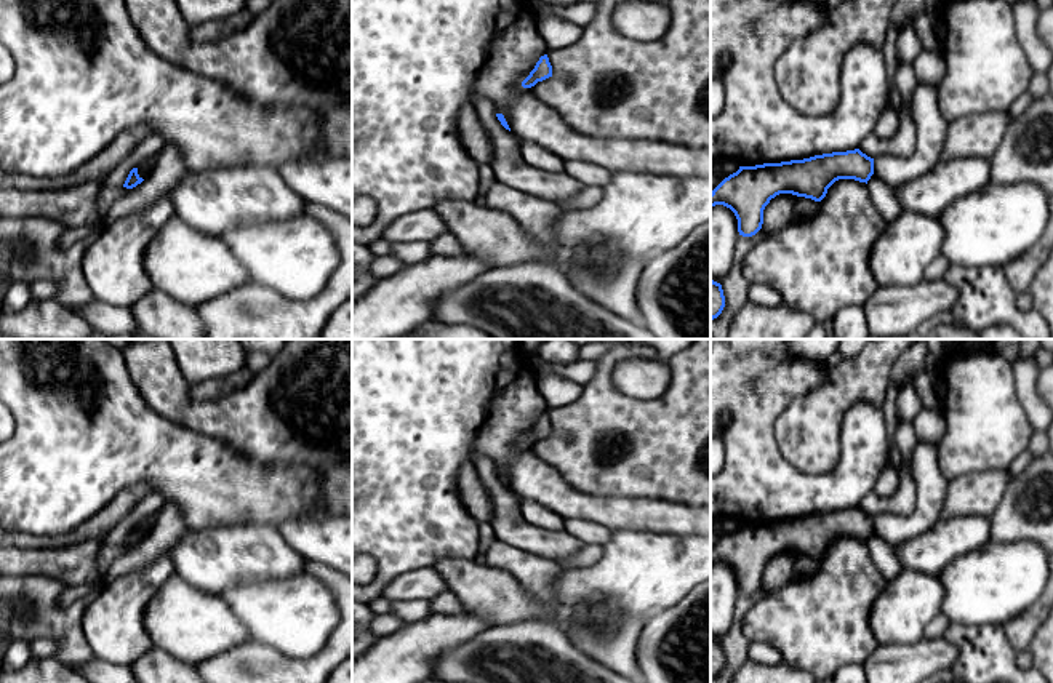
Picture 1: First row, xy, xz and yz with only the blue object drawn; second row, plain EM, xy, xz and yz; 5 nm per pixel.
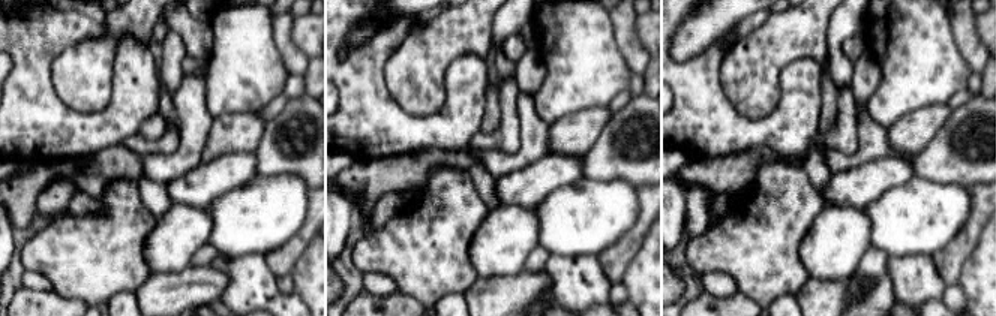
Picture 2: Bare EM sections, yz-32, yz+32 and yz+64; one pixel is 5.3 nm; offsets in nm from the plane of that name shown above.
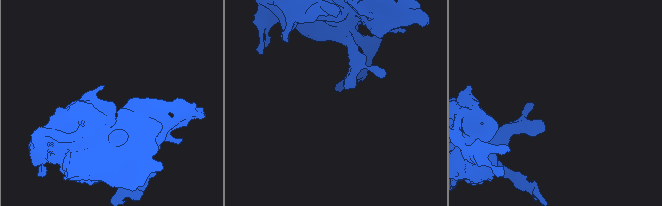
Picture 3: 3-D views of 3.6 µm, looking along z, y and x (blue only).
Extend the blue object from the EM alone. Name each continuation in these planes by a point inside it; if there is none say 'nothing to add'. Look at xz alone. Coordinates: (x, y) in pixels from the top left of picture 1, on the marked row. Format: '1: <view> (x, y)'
nothing to add

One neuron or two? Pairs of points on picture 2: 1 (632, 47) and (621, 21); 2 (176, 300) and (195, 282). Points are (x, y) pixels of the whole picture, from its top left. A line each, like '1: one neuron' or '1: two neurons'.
1: one neuron
2: one neuron

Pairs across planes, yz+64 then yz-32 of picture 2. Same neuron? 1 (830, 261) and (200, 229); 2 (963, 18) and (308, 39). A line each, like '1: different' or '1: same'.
1: same
2: different

